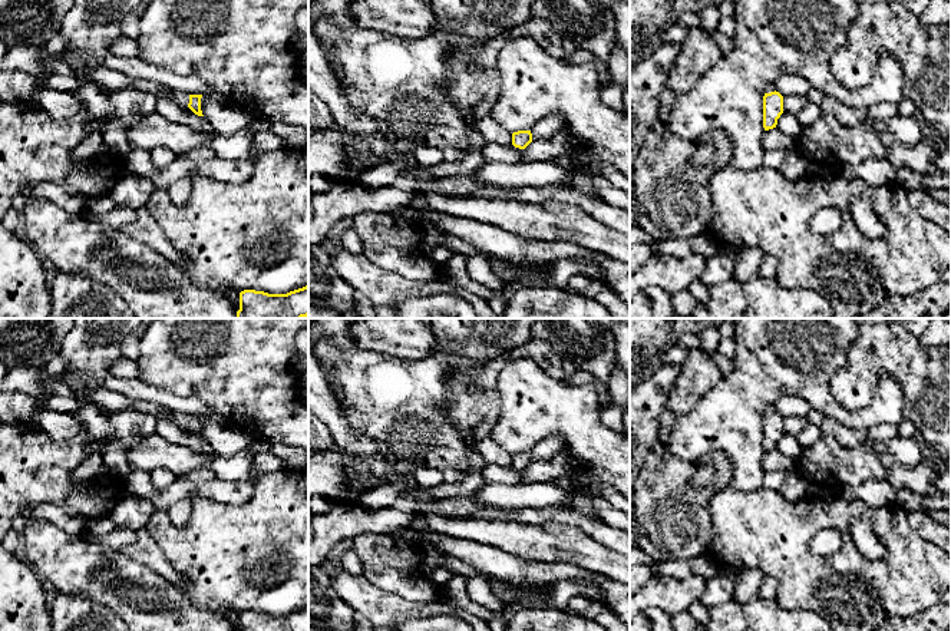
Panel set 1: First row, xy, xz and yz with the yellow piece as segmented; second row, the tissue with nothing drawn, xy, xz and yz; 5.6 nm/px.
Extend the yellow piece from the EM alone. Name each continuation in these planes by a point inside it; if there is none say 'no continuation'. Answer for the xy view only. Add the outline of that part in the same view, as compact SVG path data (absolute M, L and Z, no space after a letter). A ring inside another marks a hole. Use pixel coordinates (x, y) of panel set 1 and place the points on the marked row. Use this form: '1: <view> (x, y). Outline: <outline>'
1: xy (180, 98). Outline: M171 90L172 100L179 106L179 108L188 108L189 103L189 93L186 92L176 92Z

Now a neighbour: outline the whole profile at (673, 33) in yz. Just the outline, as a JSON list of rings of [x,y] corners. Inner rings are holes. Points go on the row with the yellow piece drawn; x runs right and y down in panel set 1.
[[[671,22],[666,26],[666,29],[660,33],[661,43],[677,43],[681,44],[689,33],[689,29]]]

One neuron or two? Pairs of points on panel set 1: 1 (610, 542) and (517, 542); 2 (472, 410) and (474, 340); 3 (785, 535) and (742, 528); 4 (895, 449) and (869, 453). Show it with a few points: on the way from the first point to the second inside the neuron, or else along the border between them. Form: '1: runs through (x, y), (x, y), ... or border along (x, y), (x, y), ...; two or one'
1: border along (568, 524), (580, 527), (591, 538), (614, 552); two
2: border along (502, 353), (479, 363), (472, 376); two
3: runs through (775, 534), (752, 529); one
4: runs through (890, 449), (875, 451); one

